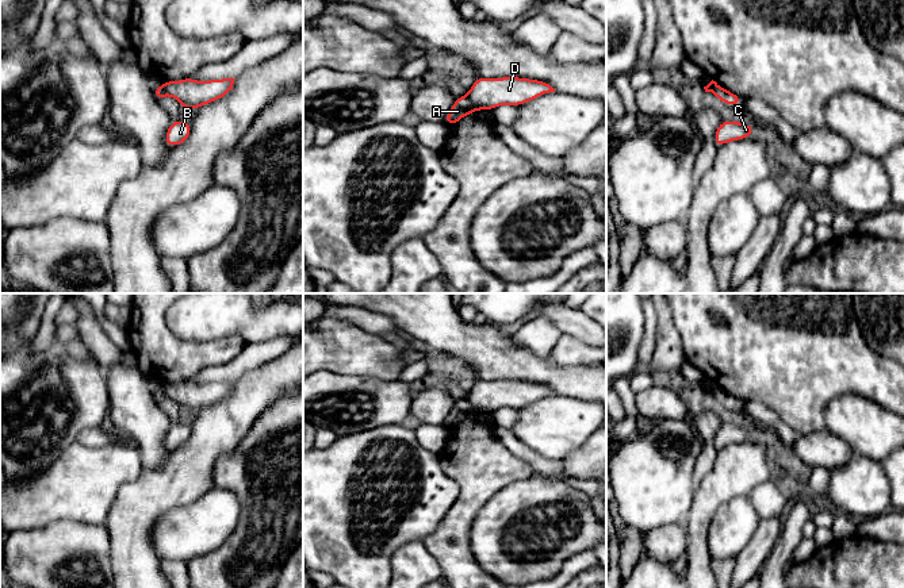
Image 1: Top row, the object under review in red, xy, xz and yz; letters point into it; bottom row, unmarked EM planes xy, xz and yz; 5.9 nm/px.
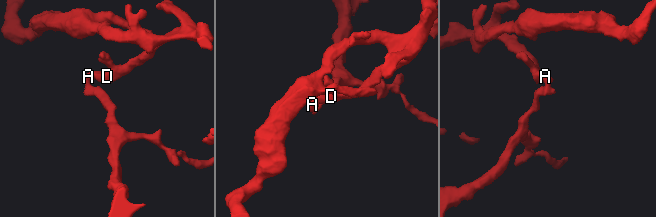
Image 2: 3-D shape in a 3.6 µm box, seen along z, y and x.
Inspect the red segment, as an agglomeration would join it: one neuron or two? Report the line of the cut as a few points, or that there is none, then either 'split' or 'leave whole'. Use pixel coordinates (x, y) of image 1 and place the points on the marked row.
cut xz (466, 96), (477, 110); split

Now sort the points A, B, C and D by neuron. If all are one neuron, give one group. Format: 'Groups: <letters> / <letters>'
Groups: A B C / D

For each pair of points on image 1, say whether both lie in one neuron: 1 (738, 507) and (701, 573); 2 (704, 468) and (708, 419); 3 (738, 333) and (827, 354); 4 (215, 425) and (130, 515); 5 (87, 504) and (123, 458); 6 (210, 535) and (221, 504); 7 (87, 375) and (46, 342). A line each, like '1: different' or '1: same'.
1: different
2: same
3: same
4: same
5: same
6: same
7: different

